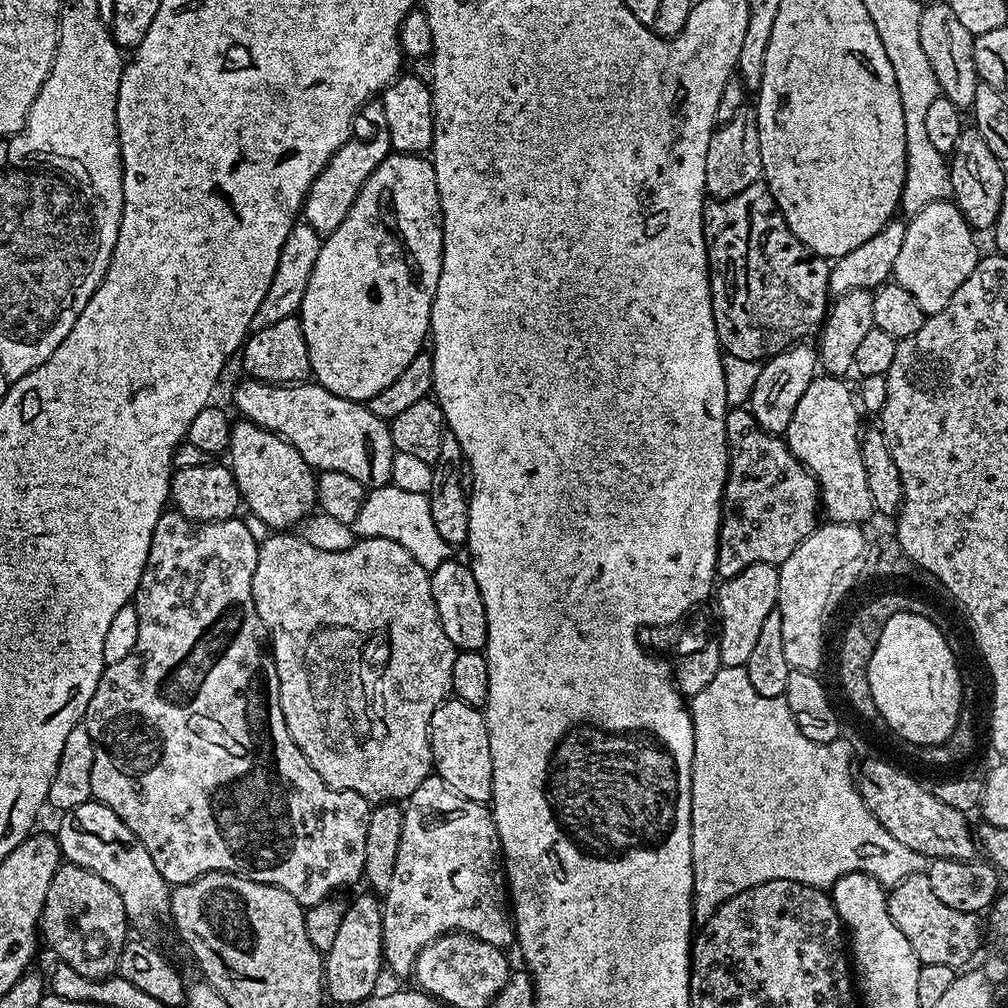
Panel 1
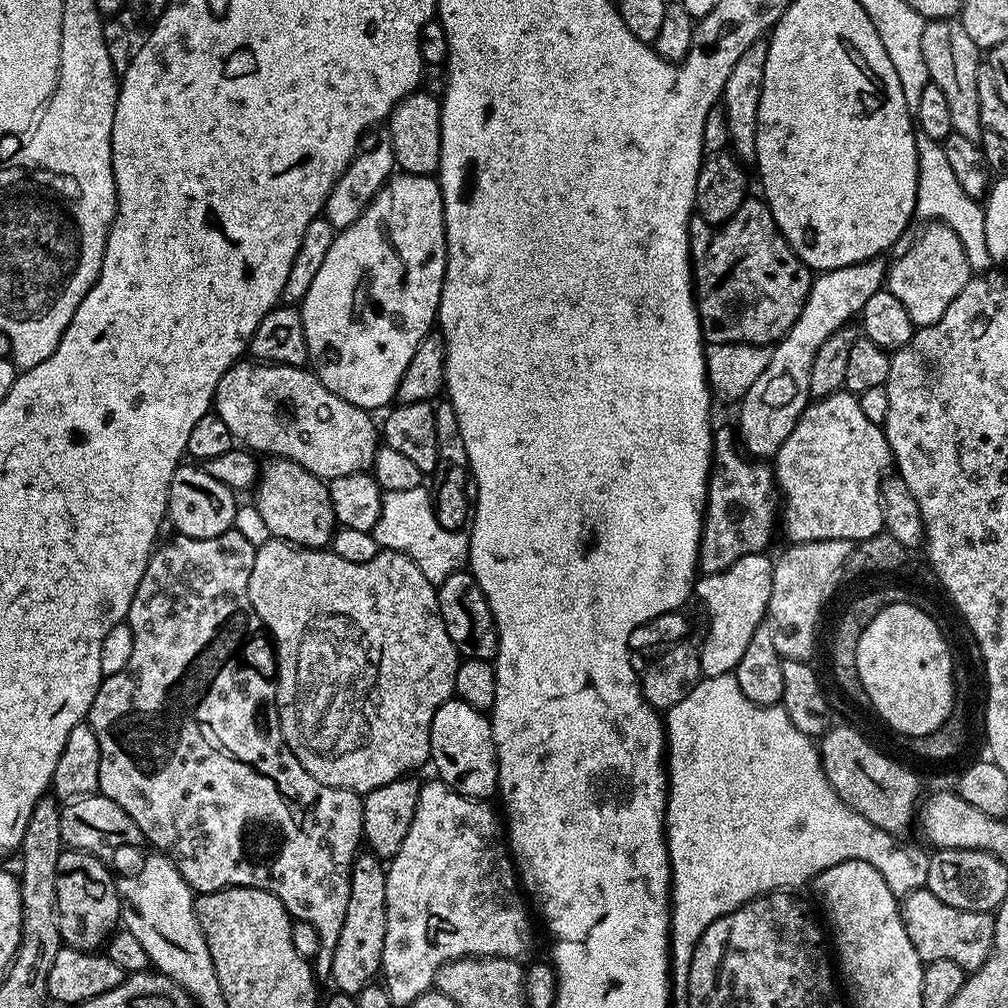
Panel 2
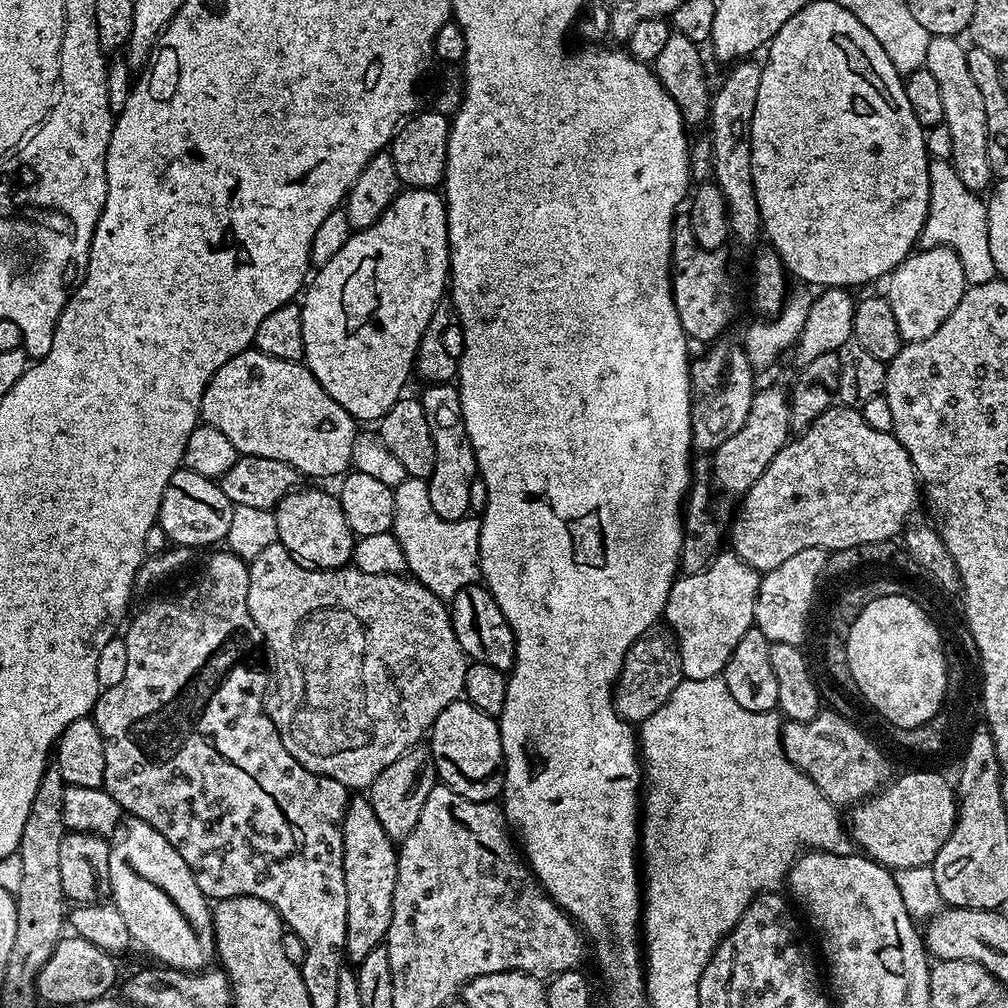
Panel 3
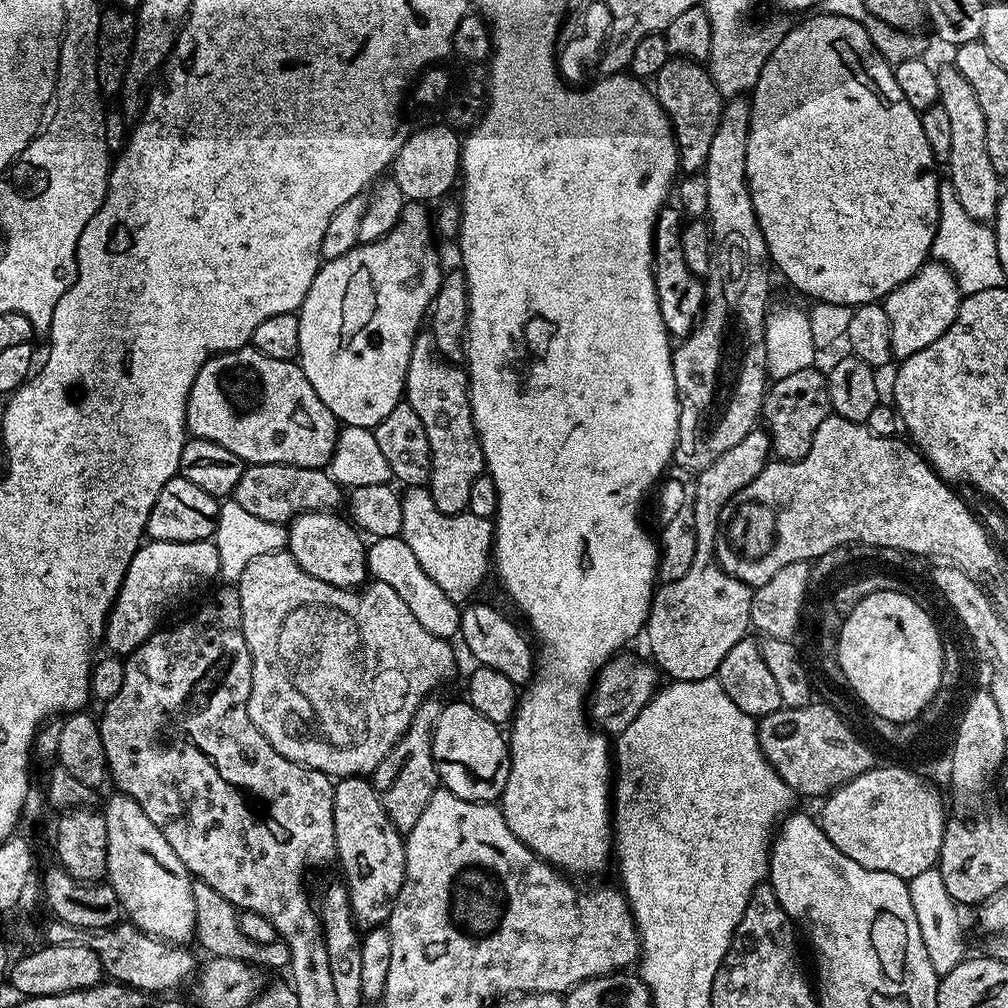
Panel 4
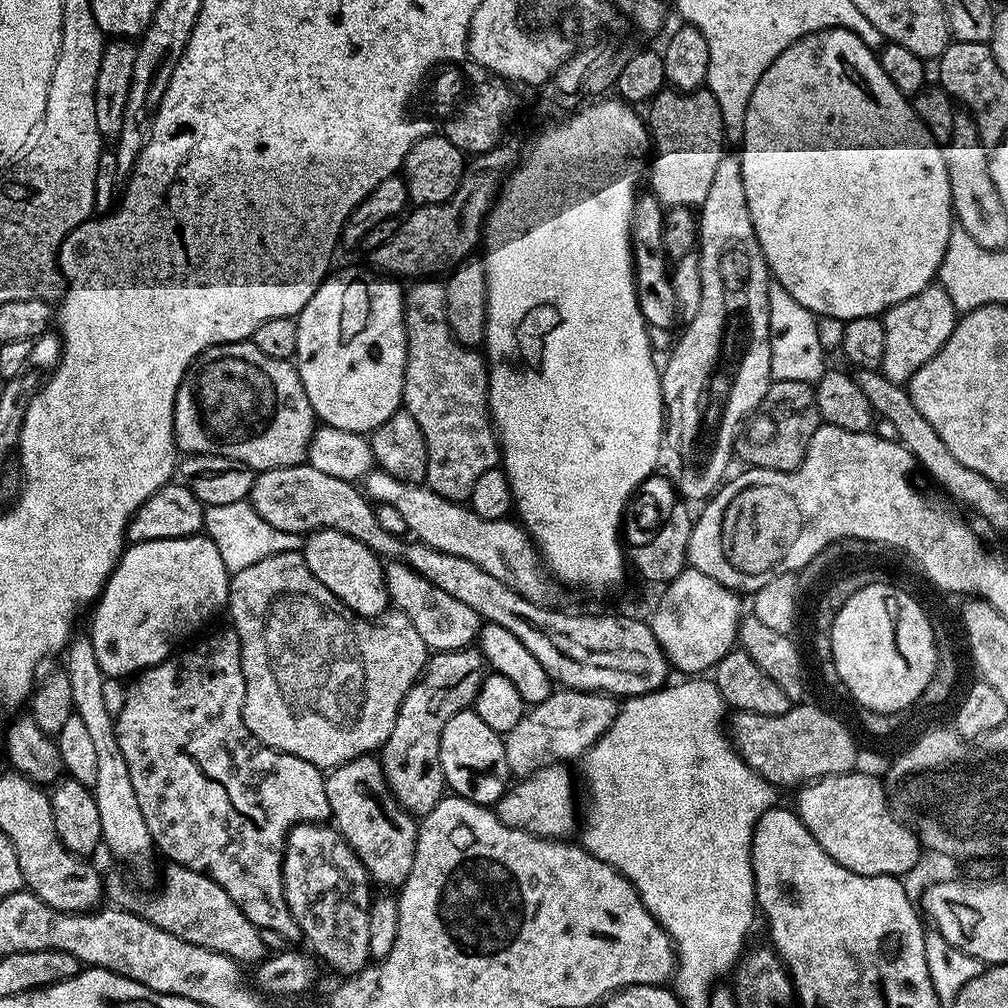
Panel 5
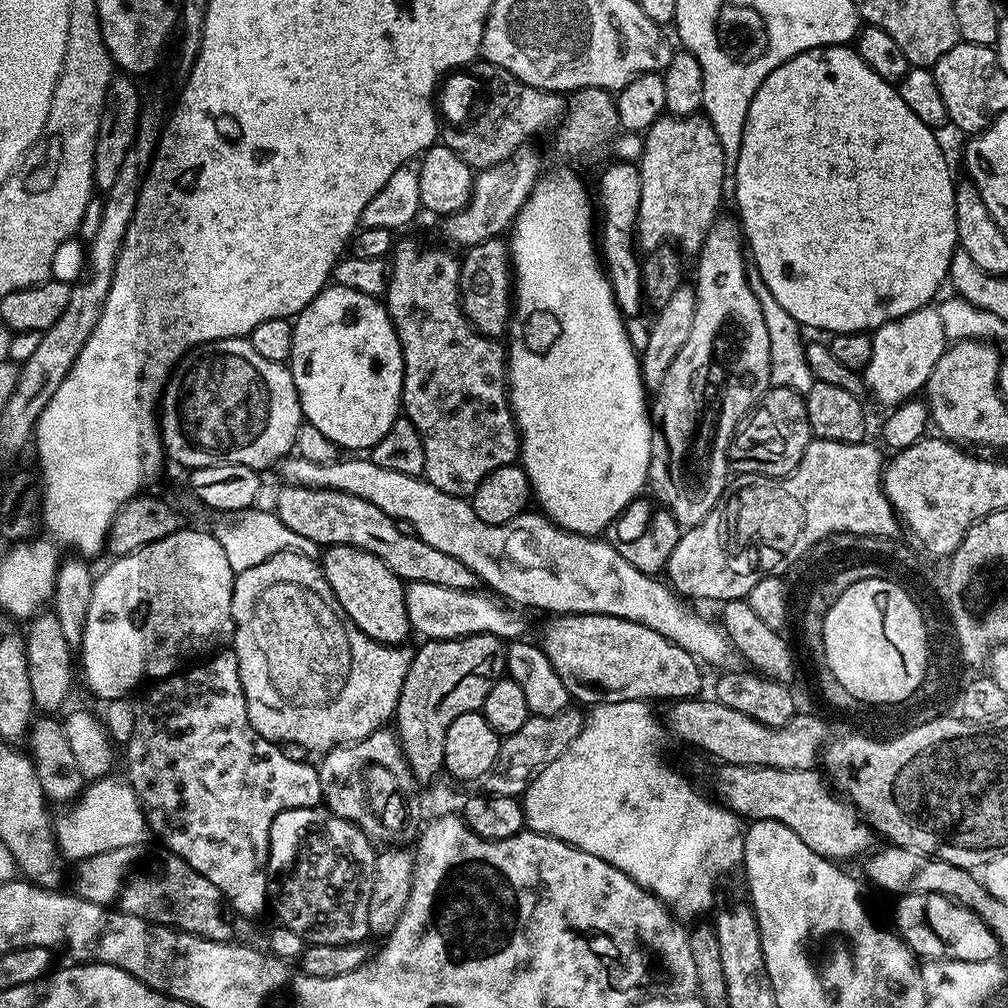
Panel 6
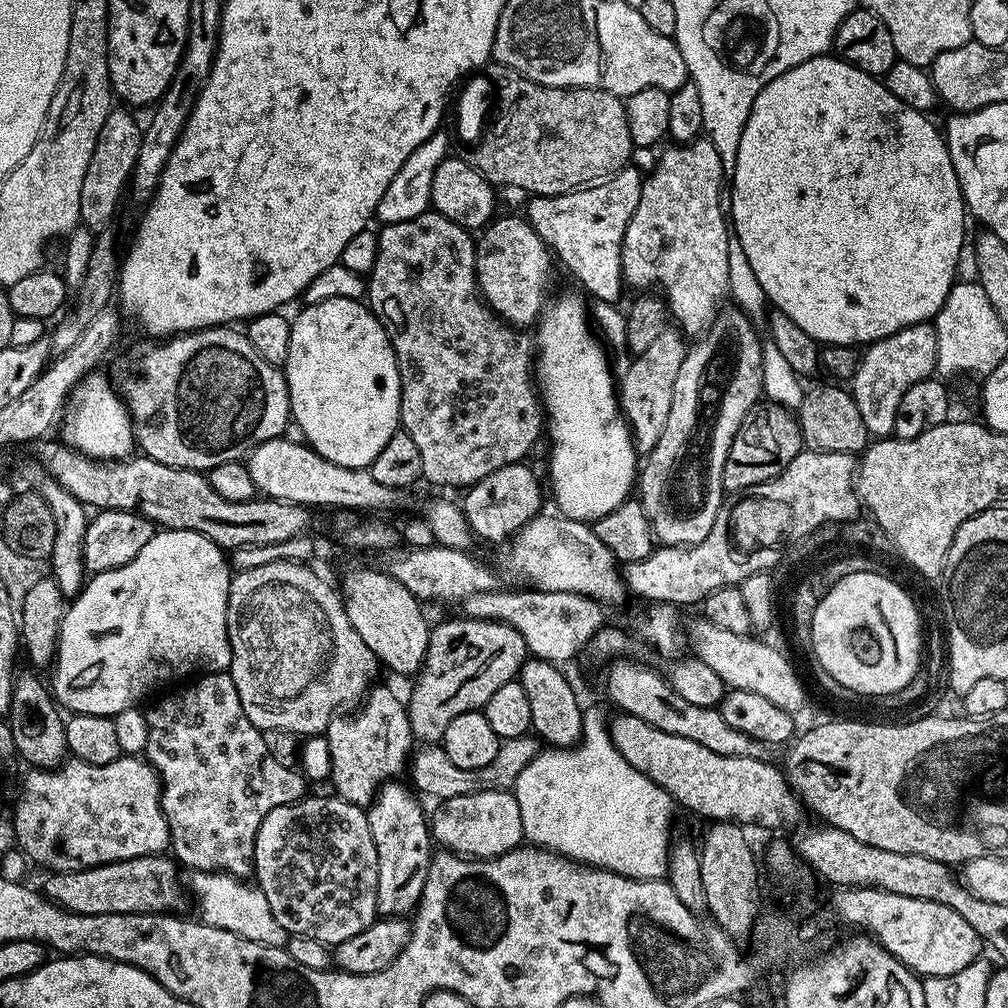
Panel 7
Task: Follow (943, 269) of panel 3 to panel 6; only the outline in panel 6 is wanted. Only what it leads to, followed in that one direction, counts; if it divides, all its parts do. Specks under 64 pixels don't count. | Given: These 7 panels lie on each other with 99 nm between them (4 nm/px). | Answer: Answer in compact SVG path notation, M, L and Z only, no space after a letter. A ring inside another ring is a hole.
M929 306L927 308L919 308L910 314L906 314L897 320L891 320L875 329L871 333L872 345L874 346L874 354L870 354L870 366L866 366L862 373L864 382L869 393L876 395L876 400L880 404L885 404L885 409L891 410L897 404L903 404L905 400L913 399L917 395L916 392L927 385L930 374L934 370L934 366L938 362L938 358L944 352L949 338L943 330L942 314L939 307Z

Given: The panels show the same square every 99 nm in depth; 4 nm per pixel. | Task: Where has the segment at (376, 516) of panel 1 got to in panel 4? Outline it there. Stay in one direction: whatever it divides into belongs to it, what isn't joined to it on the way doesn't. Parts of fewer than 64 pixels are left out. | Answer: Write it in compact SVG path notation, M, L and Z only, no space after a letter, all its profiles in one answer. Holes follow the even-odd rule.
M427 487L408 488L402 496L402 528L400 536L410 546L418 566L438 582L438 586L452 600L464 602L490 572L490 557L494 539L492 520L478 518L473 512L459 512L453 516L442 514L434 506L434 498Z

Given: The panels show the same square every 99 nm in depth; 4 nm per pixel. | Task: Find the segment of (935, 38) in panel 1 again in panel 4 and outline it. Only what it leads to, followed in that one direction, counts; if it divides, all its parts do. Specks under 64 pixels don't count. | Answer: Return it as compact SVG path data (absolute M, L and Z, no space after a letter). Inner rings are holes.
M954 66L940 68L937 71L938 94L942 110L950 117L951 145L950 158L946 161L947 183L954 186L954 194L958 194L958 202L962 202L966 214L981 222L992 222L996 219L998 202L1002 195L1000 189L1001 173L994 170L990 163L990 154L986 150L986 118L982 114L982 106L970 82L962 78L962 74Z

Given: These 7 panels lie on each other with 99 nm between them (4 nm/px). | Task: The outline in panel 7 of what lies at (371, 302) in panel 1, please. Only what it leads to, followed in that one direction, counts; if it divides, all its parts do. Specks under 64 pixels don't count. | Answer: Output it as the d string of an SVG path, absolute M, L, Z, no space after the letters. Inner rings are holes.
M334 297L317 304L301 307L301 309L301 312L296 316L296 320L294 316L294 319L291 321L290 354L282 366L284 380L288 384L290 406L292 407L291 419L296 420L297 424L301 426L302 434L308 447L313 448L322 458L326 458L338 466L371 469L374 458L378 458L378 453L382 450L382 446L386 446L386 442L390 442L392 435L400 428L400 375L398 374L396 355L392 349L390 338L386 334L380 319L374 315L367 303L360 300Z

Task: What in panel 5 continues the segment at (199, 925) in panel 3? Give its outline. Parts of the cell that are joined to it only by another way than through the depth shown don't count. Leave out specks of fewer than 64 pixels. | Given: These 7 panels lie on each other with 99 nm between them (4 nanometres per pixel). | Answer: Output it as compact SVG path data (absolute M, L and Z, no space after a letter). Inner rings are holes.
M73 635L72 639L68 641L68 647L63 653L62 659L64 659L63 671L67 672L70 678L70 694L72 695L74 715L82 718L82 722L90 734L91 742L96 747L98 778L94 785L94 791L98 802L98 818L102 822L103 847L105 849L108 847L118 859L133 864L138 871L148 872L152 868L152 852L154 856L152 835L146 826L146 818L142 818L142 810L138 806L138 794L134 794L134 782L130 782L130 769L126 767L126 758L122 758L122 749L118 747L116 721L110 714L110 710L106 710L104 705L102 682L106 677L104 671L98 666L98 658L94 654L91 635Z

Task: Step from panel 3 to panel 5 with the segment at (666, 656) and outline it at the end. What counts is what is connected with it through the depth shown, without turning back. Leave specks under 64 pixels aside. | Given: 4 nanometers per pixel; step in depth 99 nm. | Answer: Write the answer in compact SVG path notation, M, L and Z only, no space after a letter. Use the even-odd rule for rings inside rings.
M557 687L546 702L531 705L514 730L503 733L506 766L513 777L523 778L548 764L579 761L589 748L610 730L620 712L617 697L607 692L583 692L577 688Z

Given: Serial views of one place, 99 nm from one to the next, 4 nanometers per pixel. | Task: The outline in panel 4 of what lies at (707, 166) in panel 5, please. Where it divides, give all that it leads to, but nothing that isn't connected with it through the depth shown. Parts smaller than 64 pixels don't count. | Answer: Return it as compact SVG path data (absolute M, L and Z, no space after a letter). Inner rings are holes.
M668 59L666 66L662 66L662 70L658 70L654 84L656 84L656 88L654 87L656 101L662 106L662 110L668 116L668 121L672 124L672 137L676 139L679 167L688 174L701 171L706 162L706 154L710 154L710 142L714 139L714 130L718 130L720 115L726 103L725 97L720 95L712 73L703 63L695 60Z

